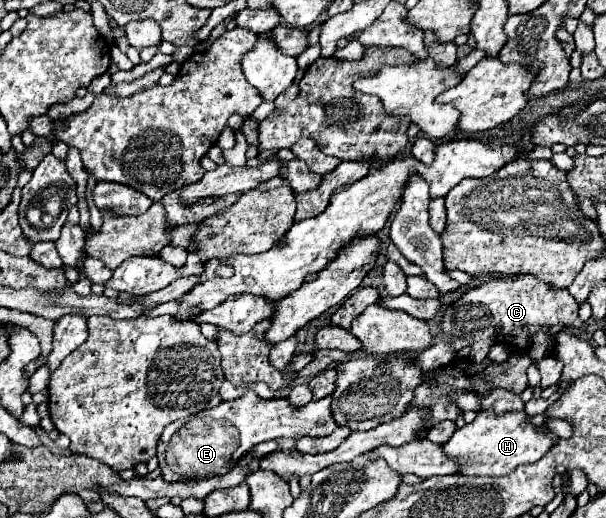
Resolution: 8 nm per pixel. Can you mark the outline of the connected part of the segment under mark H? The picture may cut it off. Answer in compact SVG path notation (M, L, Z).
M482 410L470 422L458 428L452 438L442 444L442 450L452 460L458 460L458 474L464 476L506 476L522 464L538 462L558 440L554 434L538 434L536 426L526 422L526 412L506 412L494 416L492 410Z

